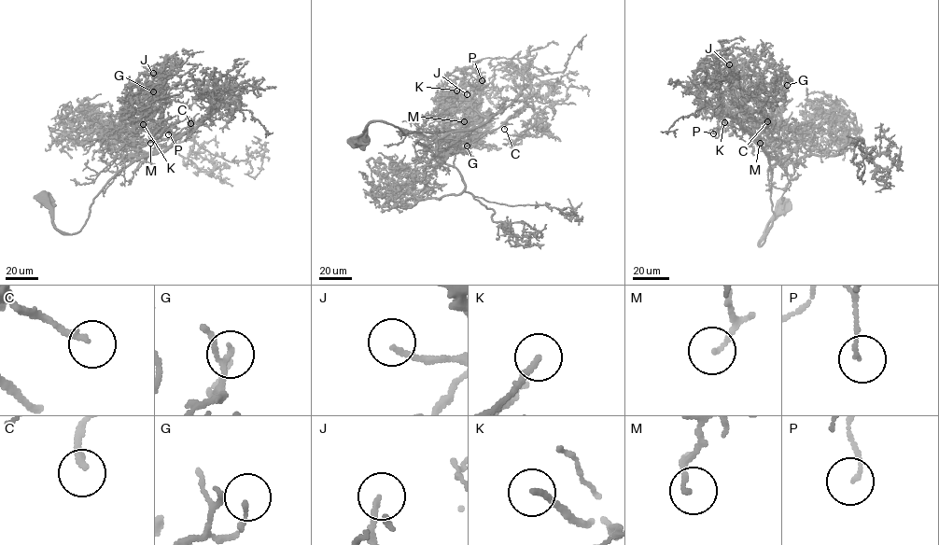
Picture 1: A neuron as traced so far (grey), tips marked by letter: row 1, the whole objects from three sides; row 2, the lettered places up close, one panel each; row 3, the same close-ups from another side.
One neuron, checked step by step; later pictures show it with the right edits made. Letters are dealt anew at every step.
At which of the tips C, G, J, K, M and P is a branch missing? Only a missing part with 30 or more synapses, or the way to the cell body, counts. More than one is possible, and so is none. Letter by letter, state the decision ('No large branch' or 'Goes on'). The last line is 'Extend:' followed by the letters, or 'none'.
C: Goes on
G: No large branch
J: Goes on
K: Goes on
M: No large branch
P: No large branch
Extend: C, J, K

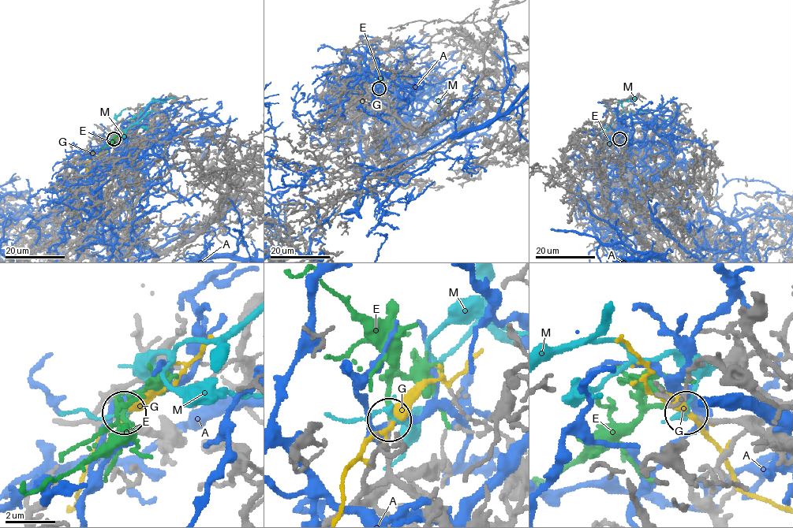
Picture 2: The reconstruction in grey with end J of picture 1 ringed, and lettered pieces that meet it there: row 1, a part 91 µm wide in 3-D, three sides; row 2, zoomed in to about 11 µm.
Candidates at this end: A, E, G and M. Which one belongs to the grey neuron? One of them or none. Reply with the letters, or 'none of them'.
E

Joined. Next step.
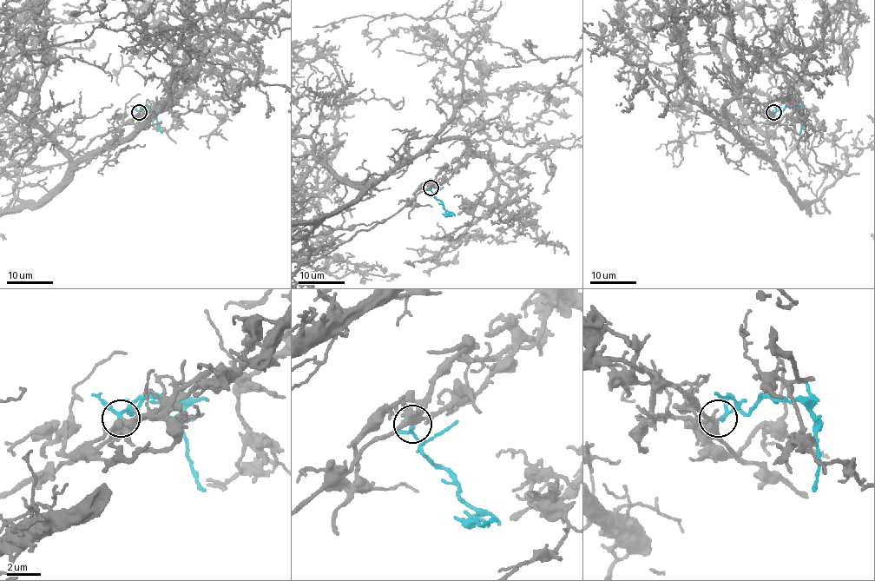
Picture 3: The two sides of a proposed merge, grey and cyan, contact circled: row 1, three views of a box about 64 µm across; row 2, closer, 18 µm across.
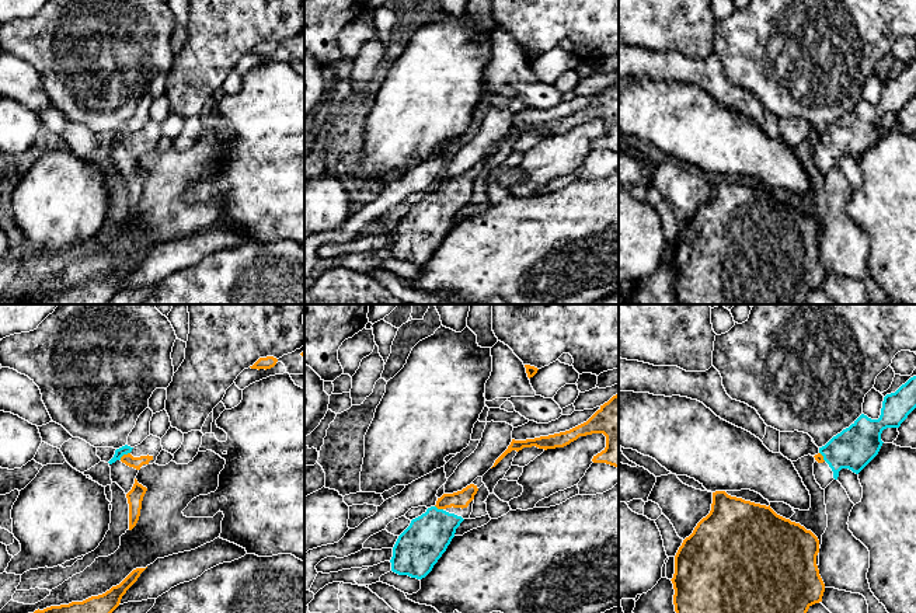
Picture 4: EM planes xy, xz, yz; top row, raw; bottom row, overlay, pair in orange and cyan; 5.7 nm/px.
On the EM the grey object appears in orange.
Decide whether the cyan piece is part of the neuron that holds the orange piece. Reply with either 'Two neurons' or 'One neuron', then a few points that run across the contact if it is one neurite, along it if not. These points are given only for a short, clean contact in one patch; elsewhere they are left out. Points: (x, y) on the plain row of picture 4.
One neuron. Line: xy (128, 145), (124, 140), (125, 135)

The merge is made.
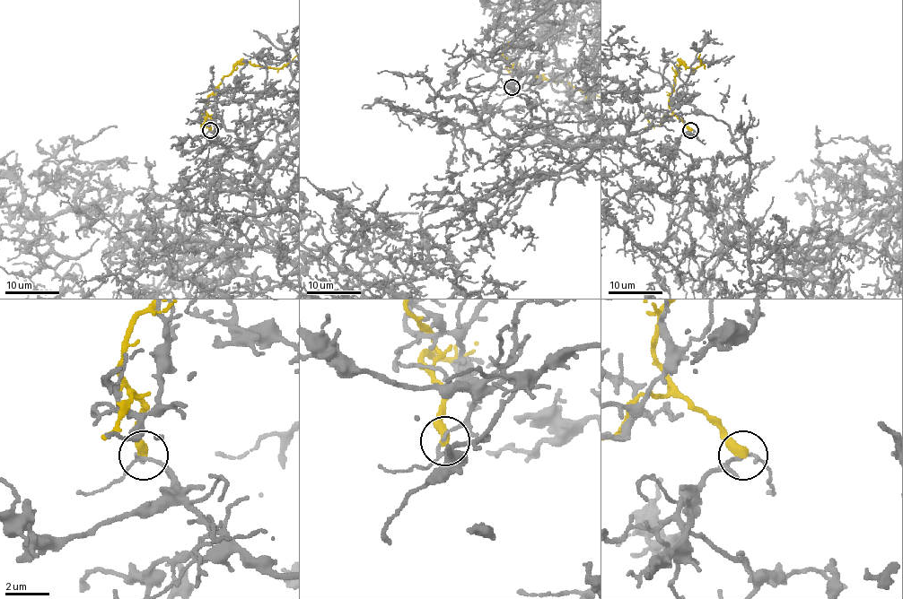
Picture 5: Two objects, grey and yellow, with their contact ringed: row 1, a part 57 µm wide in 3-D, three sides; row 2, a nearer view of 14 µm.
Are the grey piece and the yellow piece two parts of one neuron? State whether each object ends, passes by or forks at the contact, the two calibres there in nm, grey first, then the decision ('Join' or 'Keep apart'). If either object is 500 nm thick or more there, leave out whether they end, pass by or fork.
At the ring grey passes by. At the ring yellow ends. Thickness 140 nm (grey) against 440 nm. Keep apart

